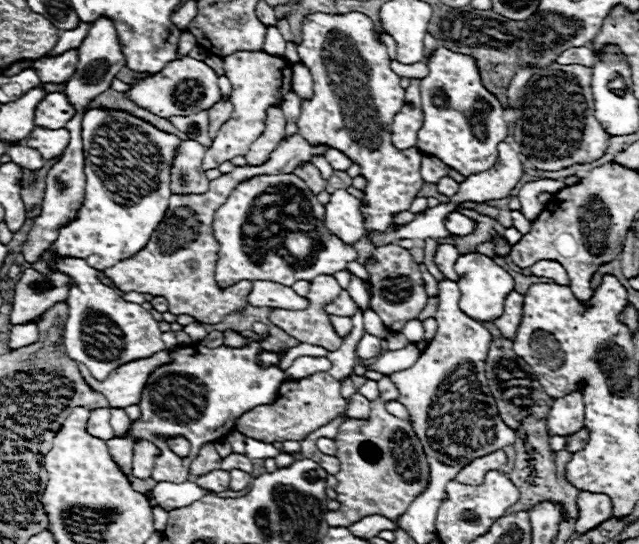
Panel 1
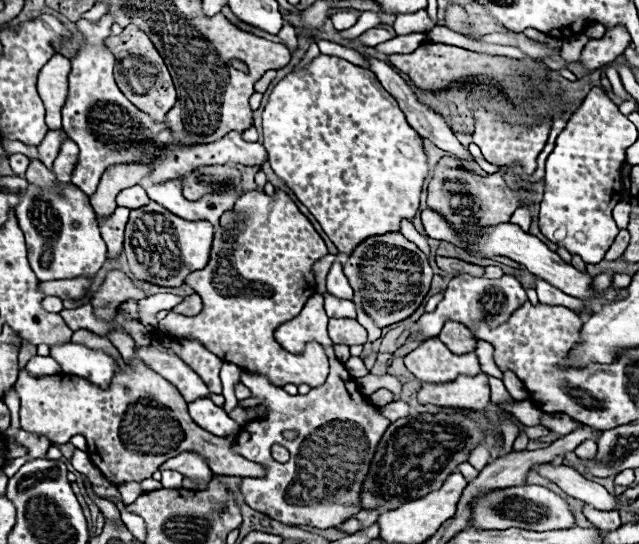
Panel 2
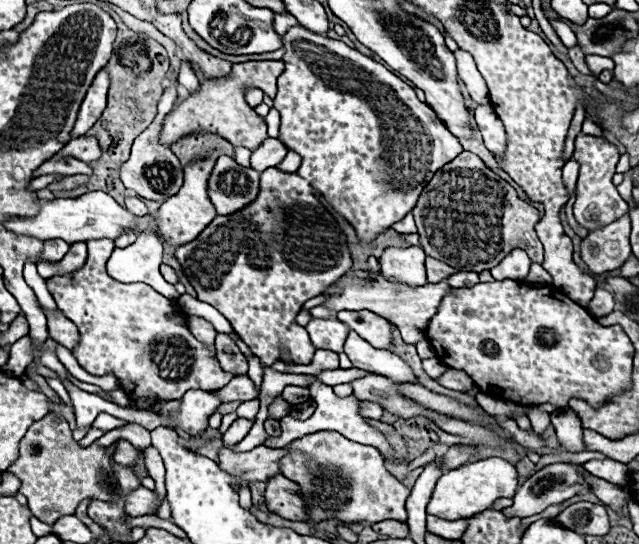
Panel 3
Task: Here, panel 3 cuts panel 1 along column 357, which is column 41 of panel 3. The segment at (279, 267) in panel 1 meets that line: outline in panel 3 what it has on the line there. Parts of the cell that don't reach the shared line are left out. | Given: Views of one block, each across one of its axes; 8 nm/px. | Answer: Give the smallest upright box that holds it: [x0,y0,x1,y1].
[40,240,70,262]

